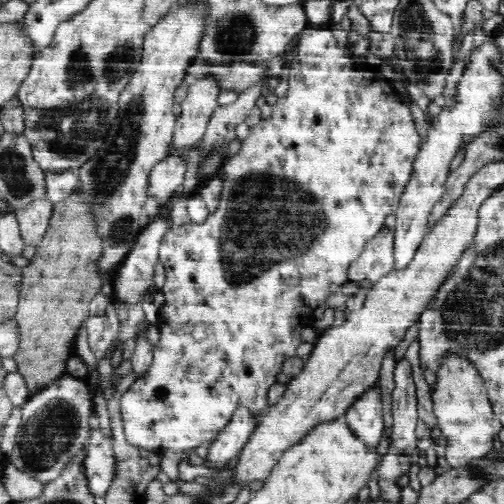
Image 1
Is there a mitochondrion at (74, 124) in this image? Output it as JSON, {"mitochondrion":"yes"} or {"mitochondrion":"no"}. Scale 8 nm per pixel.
{"mitochondrion":"yes"}

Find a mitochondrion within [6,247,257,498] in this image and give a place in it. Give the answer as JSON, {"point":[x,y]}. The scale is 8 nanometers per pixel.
{"point":[49,434]}

